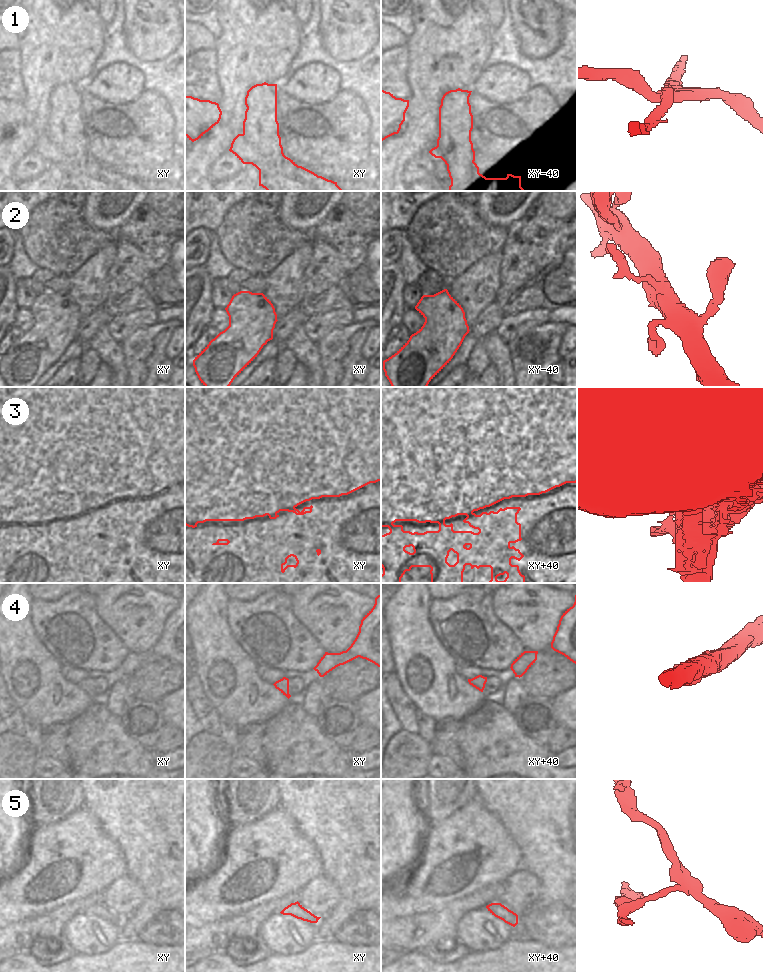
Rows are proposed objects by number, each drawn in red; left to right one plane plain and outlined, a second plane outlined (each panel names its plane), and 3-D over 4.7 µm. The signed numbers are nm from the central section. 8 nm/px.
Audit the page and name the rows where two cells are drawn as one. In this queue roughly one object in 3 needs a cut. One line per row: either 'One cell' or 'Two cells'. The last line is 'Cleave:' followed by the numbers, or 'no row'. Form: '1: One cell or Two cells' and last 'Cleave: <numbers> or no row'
1: Two cells
2: One cell
3: One cell
4: One cell
5: Two cells
Cleave: 1, 5

